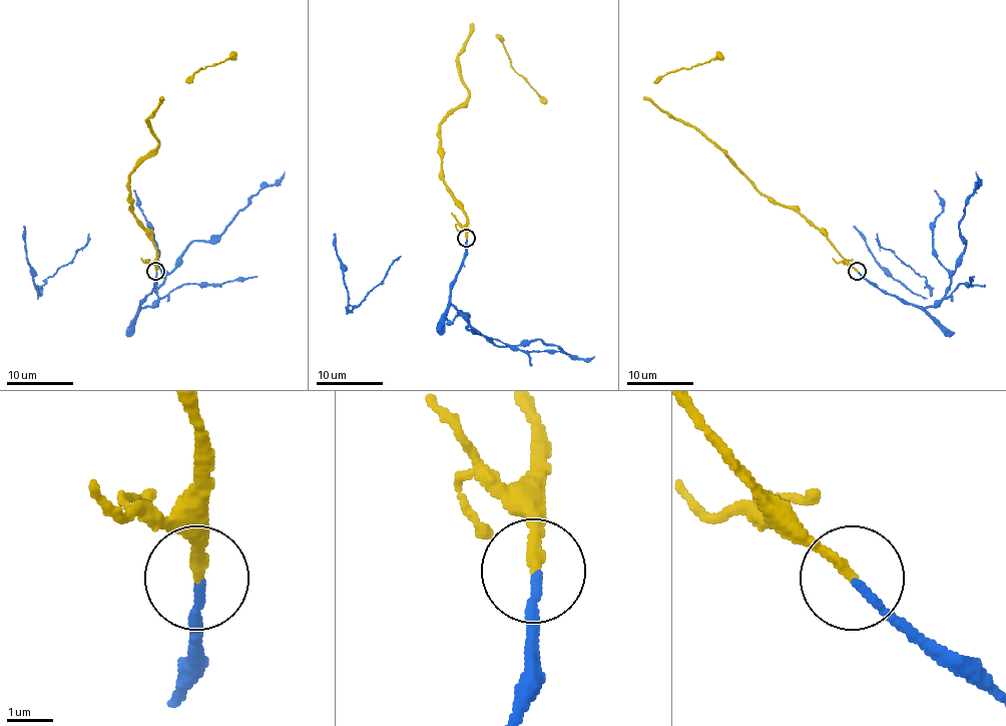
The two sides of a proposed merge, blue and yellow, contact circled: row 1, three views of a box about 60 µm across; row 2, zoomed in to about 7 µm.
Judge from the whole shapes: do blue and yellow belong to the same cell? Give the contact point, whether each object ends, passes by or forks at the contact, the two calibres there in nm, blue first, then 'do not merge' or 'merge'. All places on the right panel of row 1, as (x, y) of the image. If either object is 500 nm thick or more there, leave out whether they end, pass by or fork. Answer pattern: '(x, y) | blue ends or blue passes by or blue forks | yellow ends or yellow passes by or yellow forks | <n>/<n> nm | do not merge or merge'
(857, 271) | blue ends | yellow ends | 180/240 nm | merge

